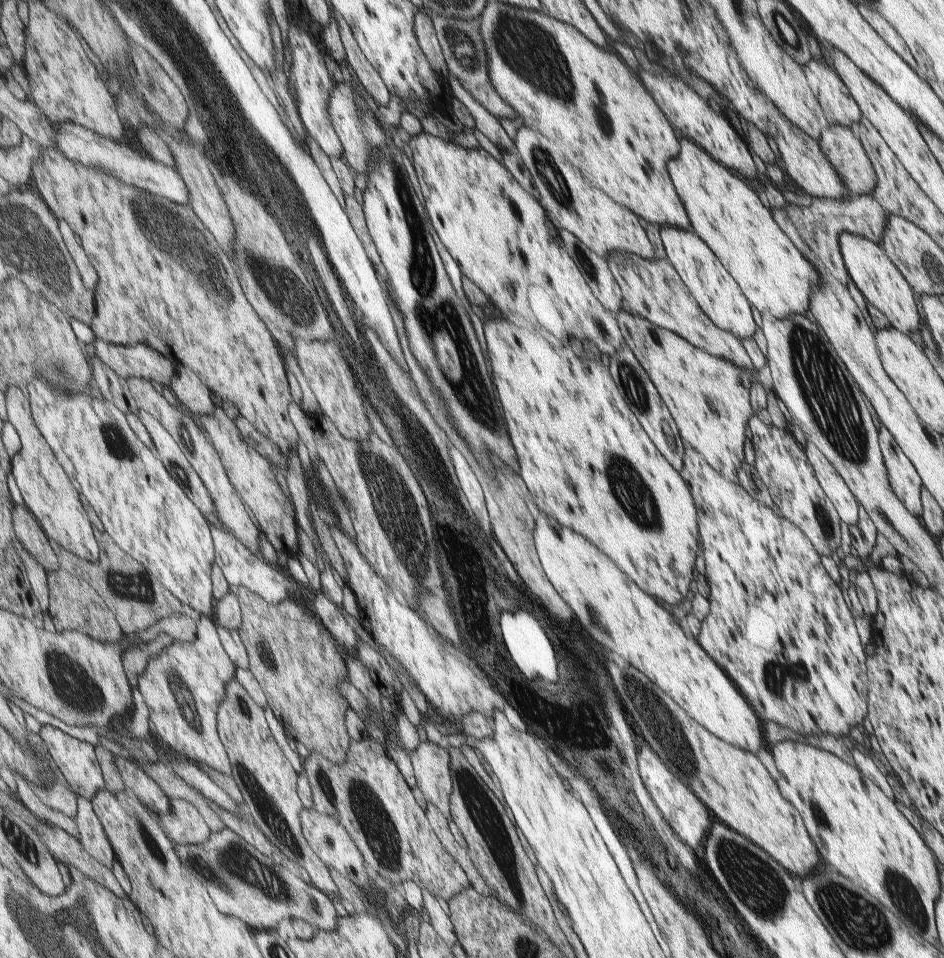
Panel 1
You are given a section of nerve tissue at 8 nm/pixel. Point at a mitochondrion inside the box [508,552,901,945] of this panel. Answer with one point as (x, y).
(755, 885)

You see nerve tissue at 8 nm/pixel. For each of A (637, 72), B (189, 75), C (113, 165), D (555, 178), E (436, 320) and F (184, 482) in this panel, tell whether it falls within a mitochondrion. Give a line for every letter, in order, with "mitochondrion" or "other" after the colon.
A: other
B: other
C: other
D: mitochondrion
E: mitochondrion
F: other

